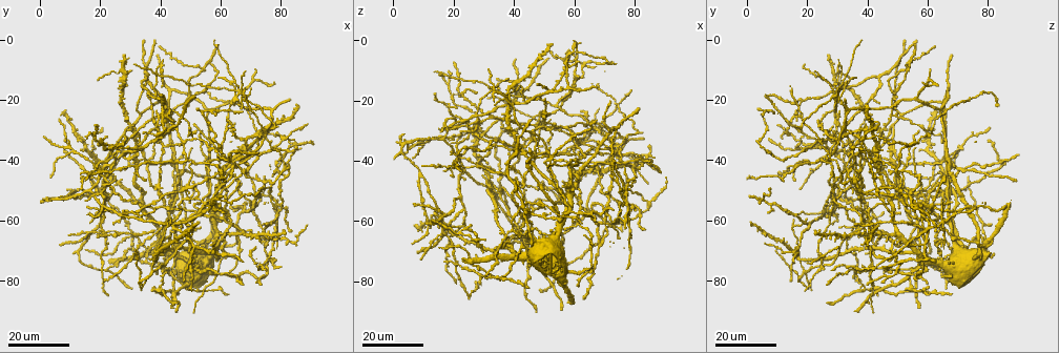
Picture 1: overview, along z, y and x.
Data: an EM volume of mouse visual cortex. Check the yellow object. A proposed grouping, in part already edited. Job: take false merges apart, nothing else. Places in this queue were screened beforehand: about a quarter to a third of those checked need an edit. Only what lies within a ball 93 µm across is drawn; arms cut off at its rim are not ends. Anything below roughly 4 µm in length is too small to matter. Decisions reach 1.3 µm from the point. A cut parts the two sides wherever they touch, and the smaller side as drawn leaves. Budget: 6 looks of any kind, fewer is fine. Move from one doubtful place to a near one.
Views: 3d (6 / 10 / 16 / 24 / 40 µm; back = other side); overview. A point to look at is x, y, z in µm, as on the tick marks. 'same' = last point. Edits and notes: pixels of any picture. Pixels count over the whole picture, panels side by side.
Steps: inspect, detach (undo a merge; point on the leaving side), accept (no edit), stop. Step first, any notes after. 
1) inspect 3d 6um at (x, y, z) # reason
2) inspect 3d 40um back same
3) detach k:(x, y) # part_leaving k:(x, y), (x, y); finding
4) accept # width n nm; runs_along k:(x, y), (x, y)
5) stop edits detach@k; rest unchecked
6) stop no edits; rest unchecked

inspect 3d 24um at (65, 19, 31) # two arms in line, one across

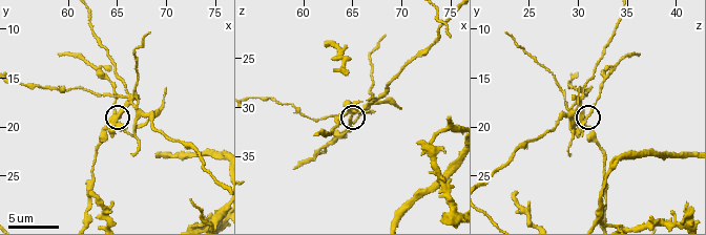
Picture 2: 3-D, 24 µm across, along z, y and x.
inspect 3d 10um at (64.8, 19.0, 30.8) # closer look

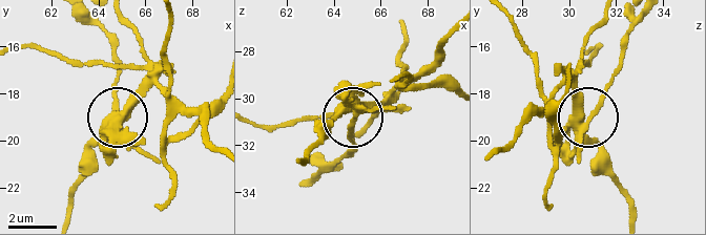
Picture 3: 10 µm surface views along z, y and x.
accept # runs_along 3:(635, 215), (608, 155), (584, 125), (620, 61); all the same cell

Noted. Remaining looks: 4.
inspect 3d 24um at (72, 65, 30) # looks like a crossing

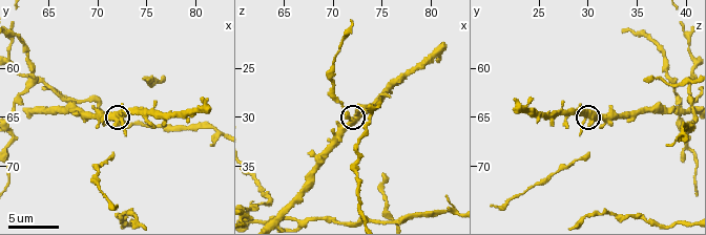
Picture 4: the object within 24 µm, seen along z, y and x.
inspect 3d 10um at (72.6, 65.0, 29.8) # zoom in

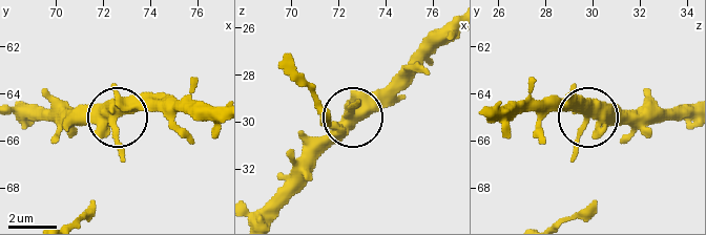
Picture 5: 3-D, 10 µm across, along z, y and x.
inspect 3d 6um at (72.5, 64.9, 29.8)

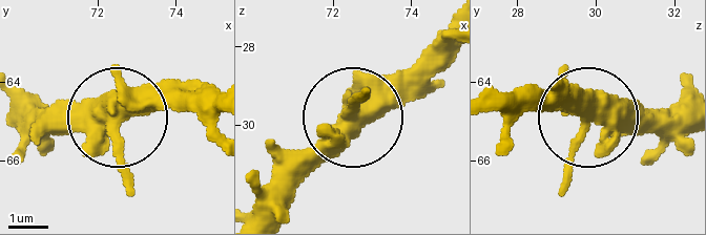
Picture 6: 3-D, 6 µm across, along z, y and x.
accept # arms 4; runs_along 6:(20, 107), (130, 116), (187, 100); one cell here

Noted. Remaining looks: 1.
stop no edits; rest unchecked

